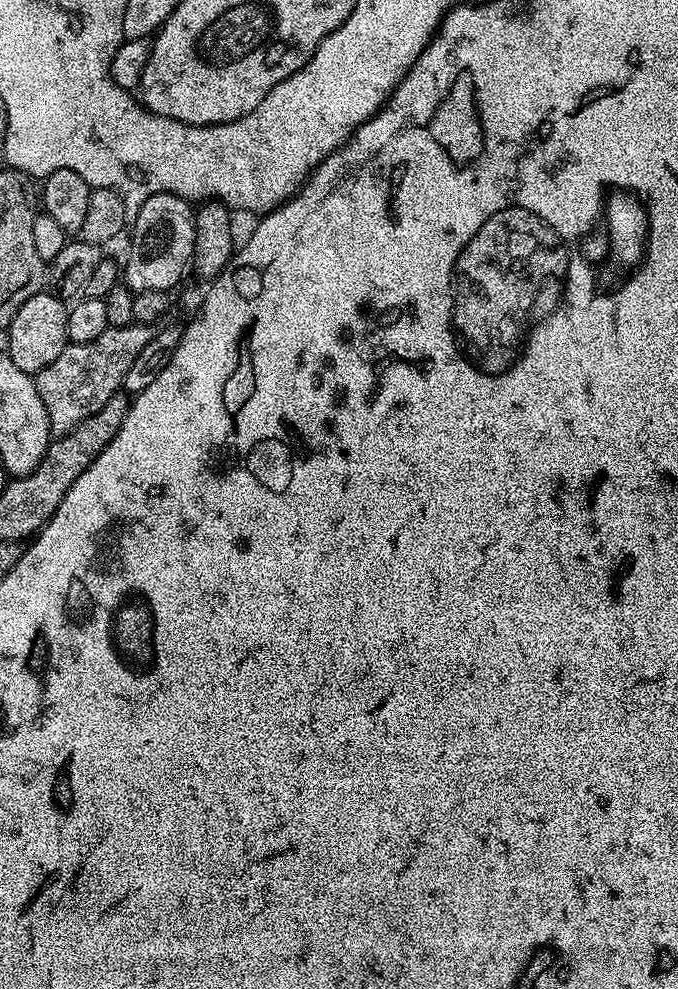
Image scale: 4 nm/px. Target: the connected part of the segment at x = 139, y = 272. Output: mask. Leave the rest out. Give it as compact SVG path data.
M169 192L154 194L142 202L142 206L131 217L132 245L128 248L128 261L122 264L122 280L129 292L137 294L142 291L162 291L171 293L172 287L187 273L192 260L194 238L196 237L196 213L189 201Z

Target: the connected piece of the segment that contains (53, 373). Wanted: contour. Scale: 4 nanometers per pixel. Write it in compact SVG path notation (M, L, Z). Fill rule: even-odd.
M135 322L125 328L108 328L89 344L67 344L46 370L35 373L38 398L42 398L42 406L46 406L53 433L72 432L74 426L90 418L90 414L98 414L98 410L123 389L126 370L130 370L134 358L142 354L152 334L149 325Z

